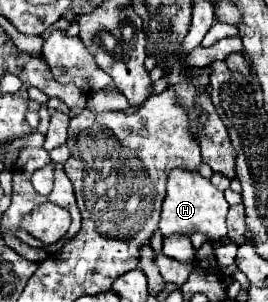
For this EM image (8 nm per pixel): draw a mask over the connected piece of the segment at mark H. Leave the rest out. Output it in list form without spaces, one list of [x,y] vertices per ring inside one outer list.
[[[175,168],[167,178],[167,196],[163,200],[159,230],[163,232],[163,236],[195,234],[195,250],[199,250],[203,242],[221,240],[227,236],[227,226],[225,226],[227,210],[229,210],[229,204],[223,192],[219,192],[211,184],[211,180],[203,178],[199,172]]]

